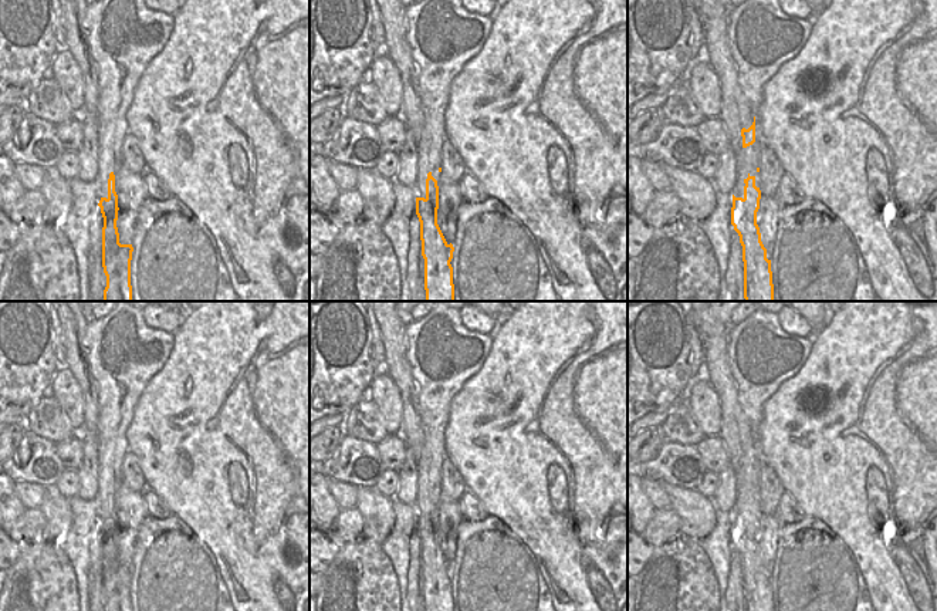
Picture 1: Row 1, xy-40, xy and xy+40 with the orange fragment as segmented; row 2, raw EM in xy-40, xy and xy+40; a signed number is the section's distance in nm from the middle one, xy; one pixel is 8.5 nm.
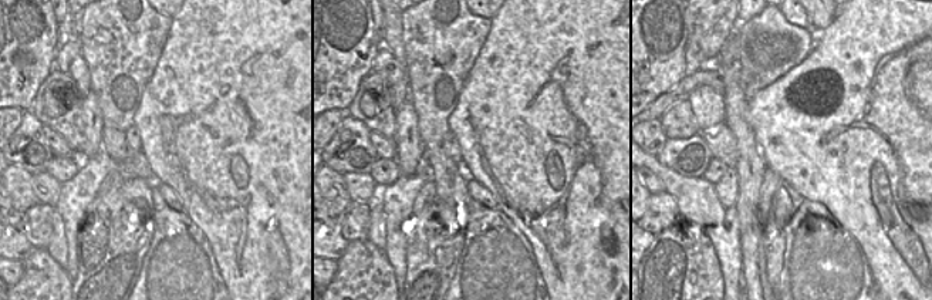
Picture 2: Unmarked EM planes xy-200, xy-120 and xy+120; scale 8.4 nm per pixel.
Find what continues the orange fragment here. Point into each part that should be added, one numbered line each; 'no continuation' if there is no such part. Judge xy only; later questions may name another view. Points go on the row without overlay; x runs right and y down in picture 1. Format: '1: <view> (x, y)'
1: xy (442, 351)

